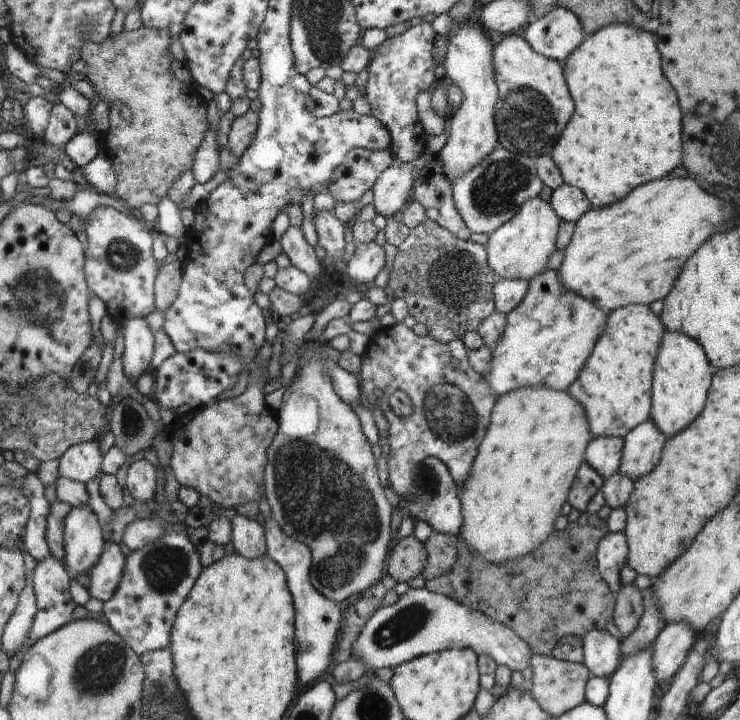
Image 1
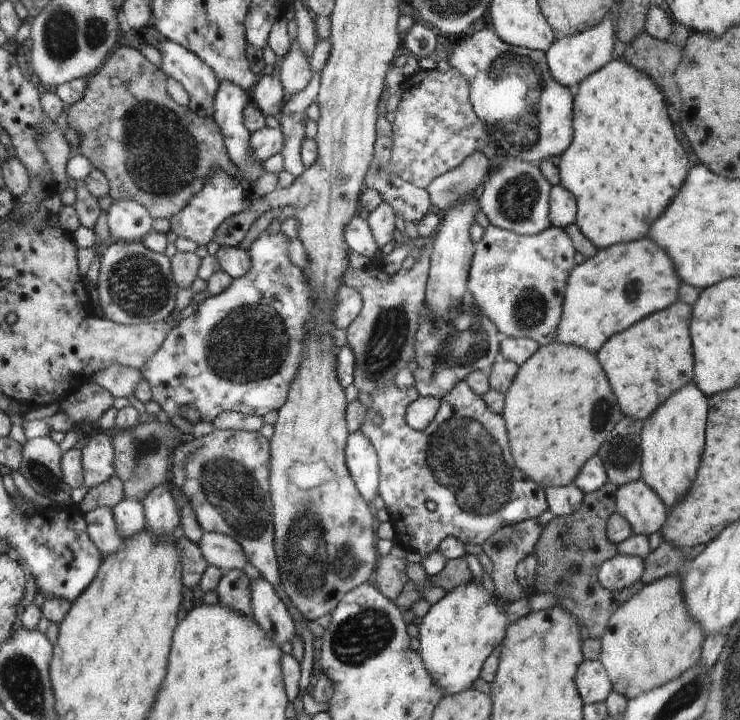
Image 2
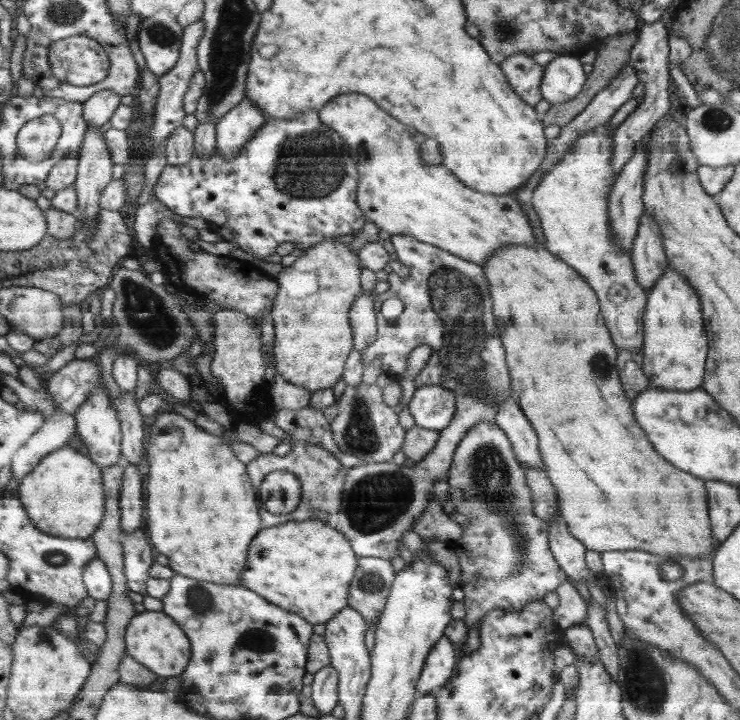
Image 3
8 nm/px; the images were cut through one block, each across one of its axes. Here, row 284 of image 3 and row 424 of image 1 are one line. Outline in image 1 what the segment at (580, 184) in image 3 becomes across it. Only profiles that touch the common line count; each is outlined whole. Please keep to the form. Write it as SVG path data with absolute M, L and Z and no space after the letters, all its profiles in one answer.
M630 304L610 312L605 329L606 336L597 340L598 348L593 348L594 356L589 356L590 364L585 364L586 372L578 375L578 384L570 388L569 394L584 406L594 437L623 439L634 427L651 418L653 366L666 330L661 317L649 306L641 304Z

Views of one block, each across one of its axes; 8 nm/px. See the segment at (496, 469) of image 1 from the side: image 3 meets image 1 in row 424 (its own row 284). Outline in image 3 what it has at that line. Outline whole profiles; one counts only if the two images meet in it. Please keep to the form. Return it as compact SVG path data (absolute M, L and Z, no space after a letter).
M504 246L504 248L498 249L497 253L482 267L486 280L489 282L489 289L494 290L494 314L498 314L498 326L502 326L502 330L510 330L510 332L502 334L502 342L506 342L506 350L510 354L512 393L534 426L534 430L537 431L538 438L540 438L542 464L545 466L544 470L549 476L550 482L558 492L559 512L567 522L568 530L572 536L579 539L587 550L601 553L614 550L644 550L672 559L677 556L688 556L697 561L699 558L709 556L715 550L717 544L714 534L710 530L708 502L706 502L708 498L706 498L704 480L700 480L696 476L688 474L688 472L678 470L668 460L664 460L660 454L656 454L657 451L654 450L653 443L649 441L648 435L642 432L642 428L638 426L636 416L633 414L632 400L624 394L625 389L620 378L618 378L618 368L614 368L616 366L616 346L614 346L612 335L605 326L602 314L600 314L600 306L598 306L598 298L596 298L597 293L593 290L593 287L581 277L577 270L574 270L574 267L562 262L562 259L556 258L554 254L550 254L550 251L543 247Z

